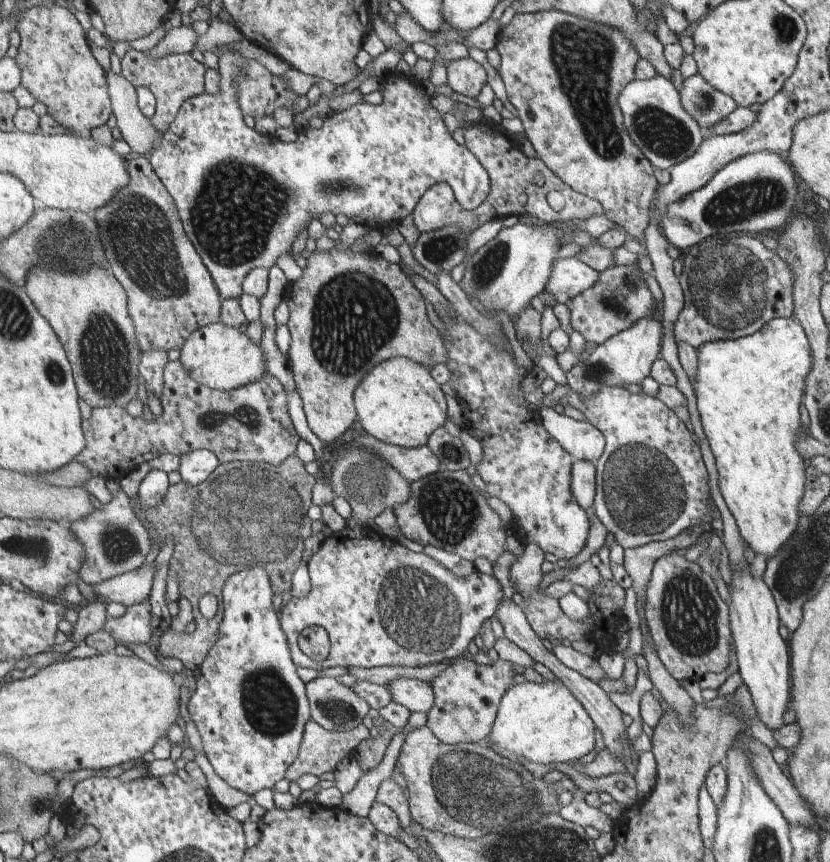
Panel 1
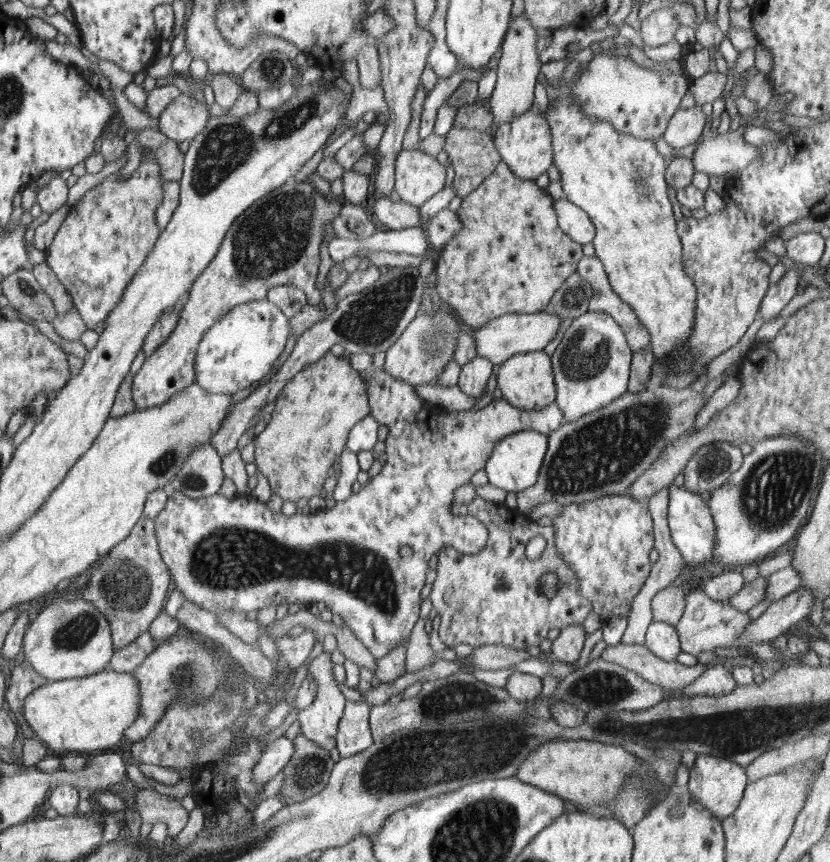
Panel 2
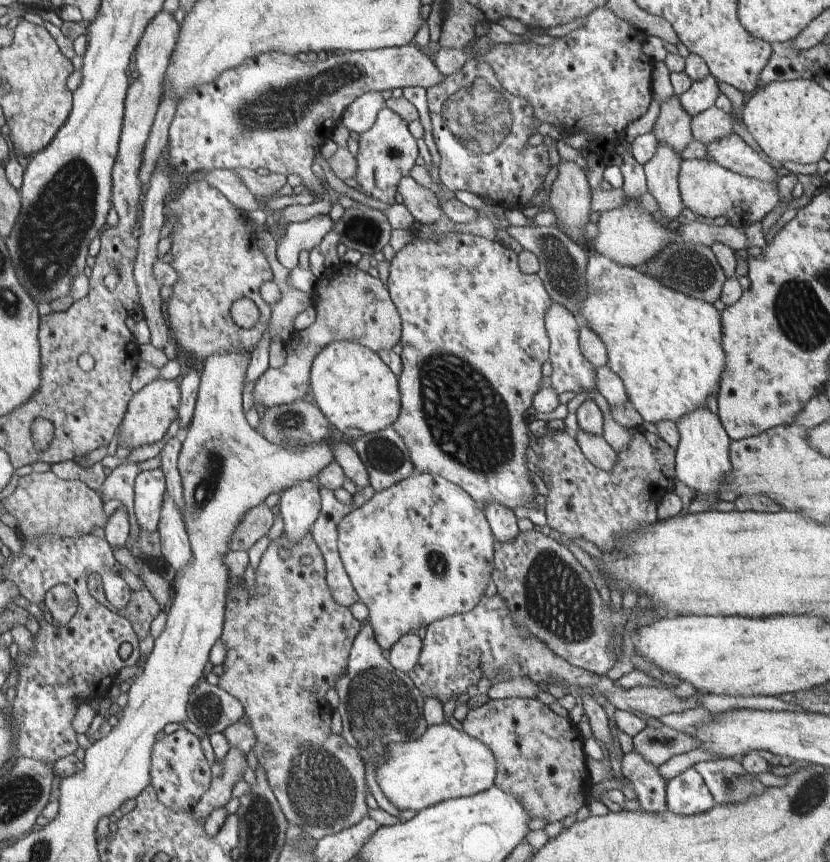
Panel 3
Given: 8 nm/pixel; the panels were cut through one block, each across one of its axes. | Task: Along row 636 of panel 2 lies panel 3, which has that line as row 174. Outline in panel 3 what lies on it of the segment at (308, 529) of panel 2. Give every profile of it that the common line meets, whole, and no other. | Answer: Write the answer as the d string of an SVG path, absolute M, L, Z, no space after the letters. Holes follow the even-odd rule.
M384 106L378 112L376 120L366 132L360 135L357 158L357 175L355 179L360 183L356 188L361 194L372 196L376 200L393 205L399 200L398 184L400 180L410 174L422 160L425 151L422 140L410 132L410 122L406 122L396 112Z

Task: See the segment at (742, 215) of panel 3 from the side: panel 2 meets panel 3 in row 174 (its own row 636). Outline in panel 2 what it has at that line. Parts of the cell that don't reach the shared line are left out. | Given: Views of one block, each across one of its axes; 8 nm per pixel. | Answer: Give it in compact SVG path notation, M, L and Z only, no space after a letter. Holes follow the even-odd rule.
M699 588L688 589L683 615L676 624L681 650L703 659L711 656L716 648L734 648L739 636L752 621L748 613L735 609L727 603L712 600Z

